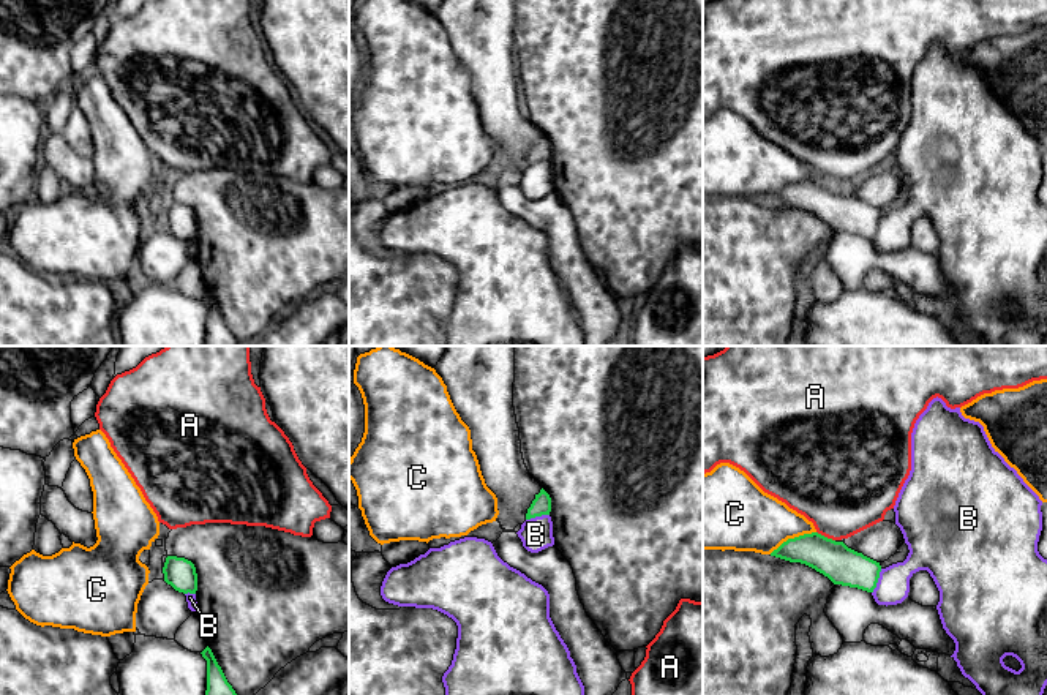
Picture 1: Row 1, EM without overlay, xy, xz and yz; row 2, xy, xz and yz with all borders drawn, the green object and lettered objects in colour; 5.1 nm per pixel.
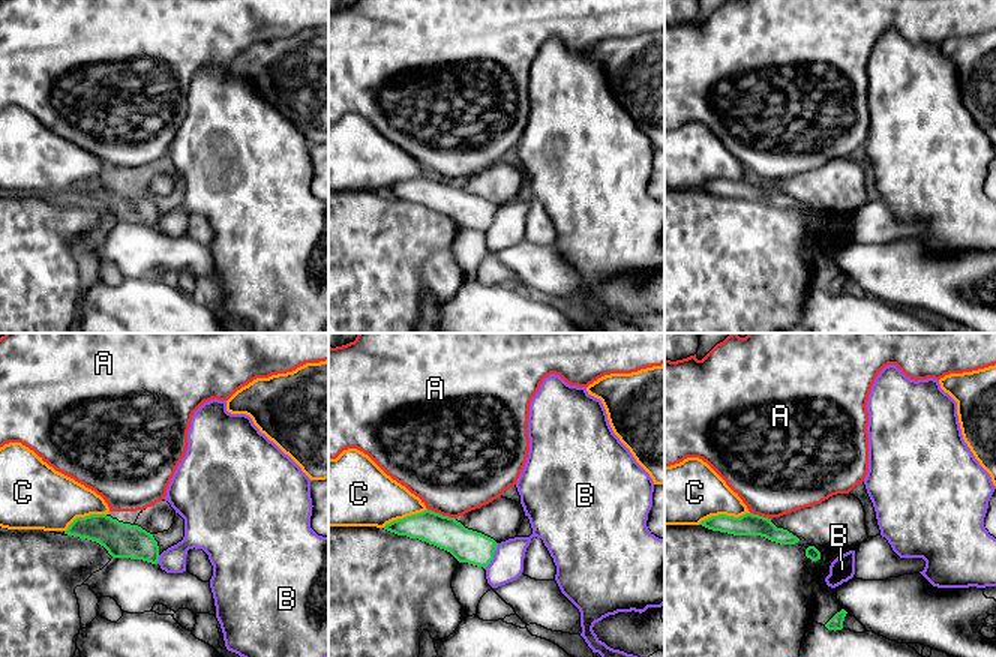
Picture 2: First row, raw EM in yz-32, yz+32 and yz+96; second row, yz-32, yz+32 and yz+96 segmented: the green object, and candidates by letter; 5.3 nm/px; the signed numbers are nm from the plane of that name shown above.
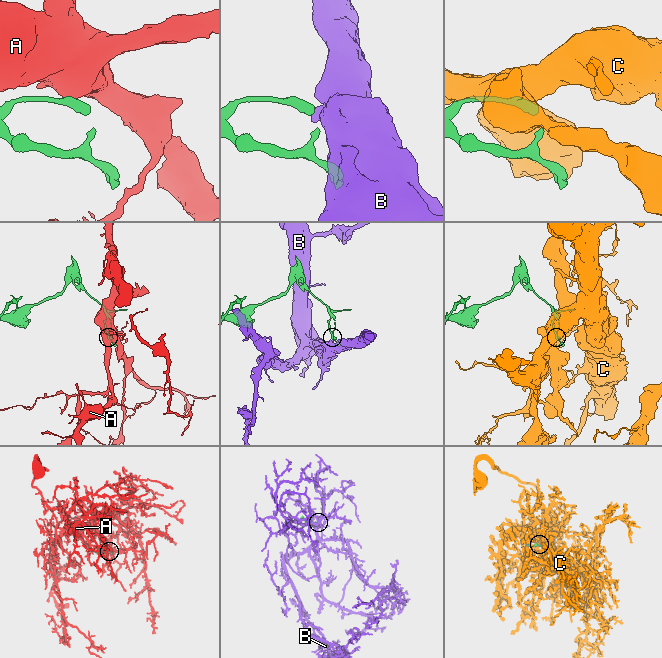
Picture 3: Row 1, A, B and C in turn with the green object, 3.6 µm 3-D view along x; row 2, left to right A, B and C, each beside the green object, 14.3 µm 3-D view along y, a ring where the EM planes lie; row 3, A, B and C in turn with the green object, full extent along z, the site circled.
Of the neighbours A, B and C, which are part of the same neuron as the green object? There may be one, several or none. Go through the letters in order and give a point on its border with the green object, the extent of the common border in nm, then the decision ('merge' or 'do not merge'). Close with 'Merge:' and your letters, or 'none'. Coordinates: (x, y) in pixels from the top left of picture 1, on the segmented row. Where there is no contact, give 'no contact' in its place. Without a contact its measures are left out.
A: yz (826, 537) | 110 nm | do not merge
B: yz (877, 582) | 140 nm | do not merge
C: yz (791, 539) | 260 nm | do not merge
Merge: none

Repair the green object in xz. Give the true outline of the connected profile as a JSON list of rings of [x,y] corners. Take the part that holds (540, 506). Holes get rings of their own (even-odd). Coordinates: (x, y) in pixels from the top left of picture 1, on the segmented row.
[[[542,488],[539,494],[535,494],[535,499],[532,501],[531,507],[527,509],[526,520],[550,515],[551,512],[551,498],[550,494]]]

